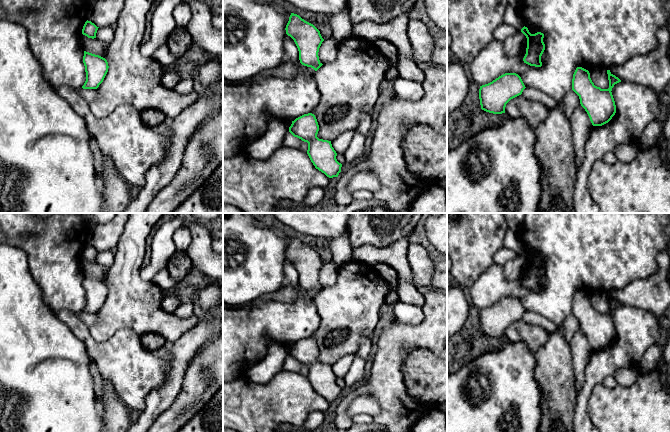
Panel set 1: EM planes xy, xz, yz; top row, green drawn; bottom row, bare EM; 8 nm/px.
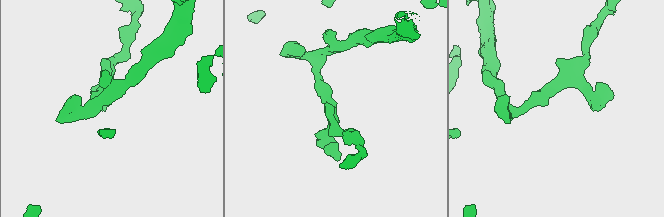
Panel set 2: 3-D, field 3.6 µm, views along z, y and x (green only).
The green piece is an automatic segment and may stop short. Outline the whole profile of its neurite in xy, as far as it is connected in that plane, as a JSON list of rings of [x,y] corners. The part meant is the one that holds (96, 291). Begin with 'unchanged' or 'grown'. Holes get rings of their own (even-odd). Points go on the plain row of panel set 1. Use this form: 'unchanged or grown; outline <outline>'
unchanged; outline [[[84,275],[83,287],[86,296],[86,305],[83,313],[97,313],[108,296],[108,286],[105,282]]]

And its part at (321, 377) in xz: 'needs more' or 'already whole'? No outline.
already whole

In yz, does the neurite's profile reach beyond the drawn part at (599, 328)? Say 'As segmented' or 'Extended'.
As segmented

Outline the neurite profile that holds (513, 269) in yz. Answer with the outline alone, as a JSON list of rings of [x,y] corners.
[[[518,255],[514,259],[507,261],[503,265],[503,270],[506,280],[517,280],[527,271],[527,262],[521,255]]]

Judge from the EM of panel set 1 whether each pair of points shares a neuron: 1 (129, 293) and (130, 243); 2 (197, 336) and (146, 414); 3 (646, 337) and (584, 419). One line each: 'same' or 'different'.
1: same
2: same
3: same

